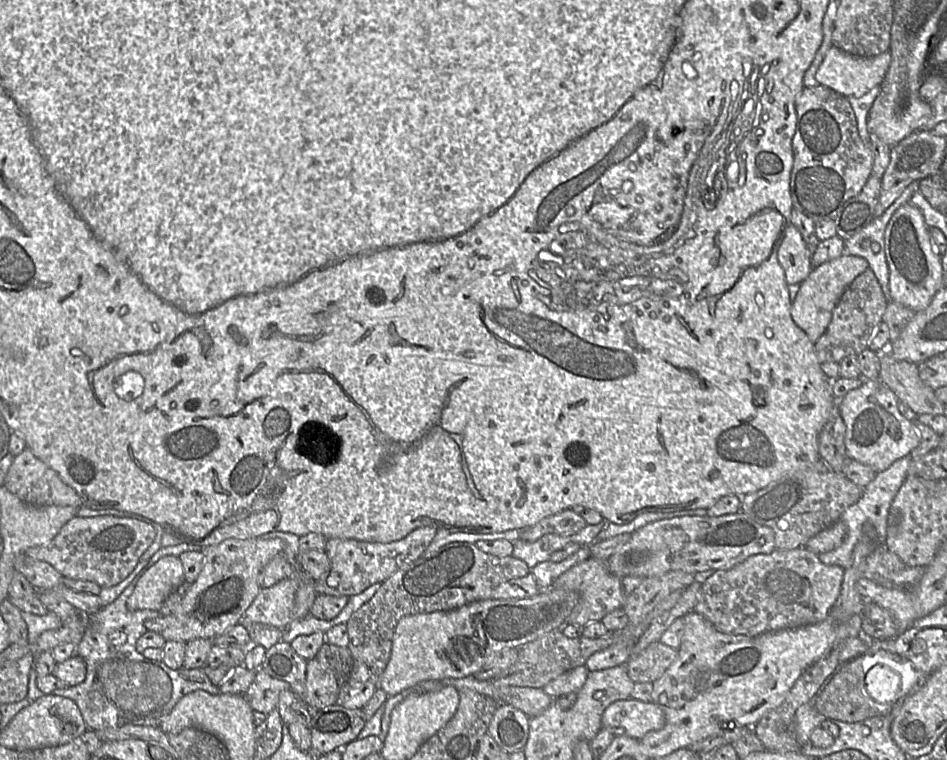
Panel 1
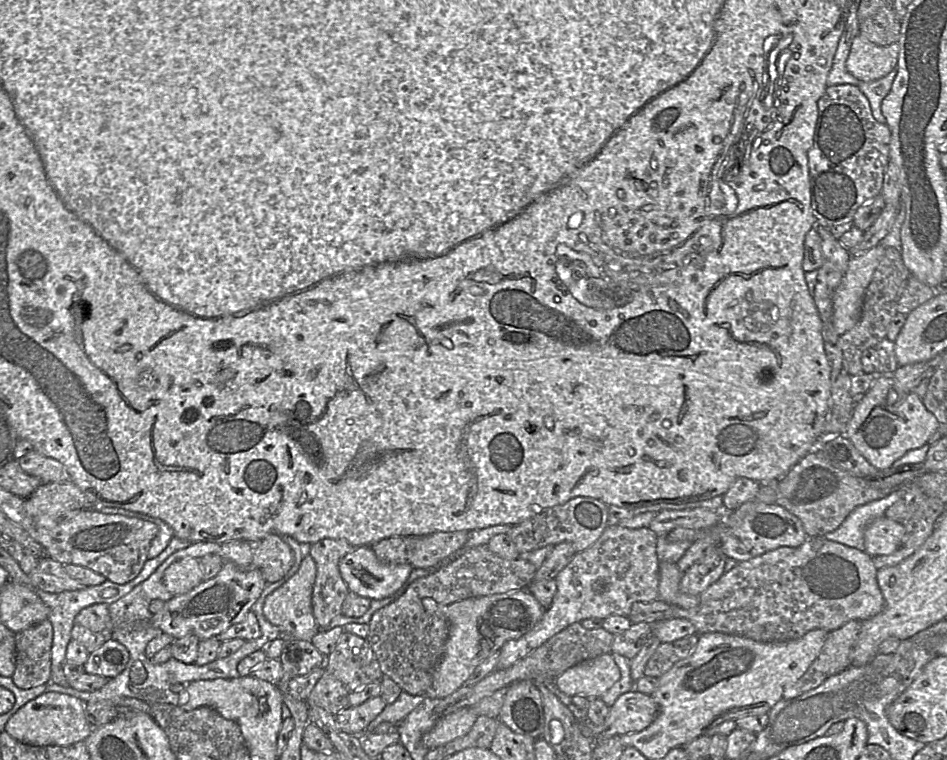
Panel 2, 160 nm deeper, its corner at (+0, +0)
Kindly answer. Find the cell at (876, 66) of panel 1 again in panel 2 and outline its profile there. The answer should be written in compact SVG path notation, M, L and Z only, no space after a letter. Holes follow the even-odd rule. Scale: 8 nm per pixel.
M862 36L853 39L845 66L860 81L883 78L897 67L899 44L879 46Z

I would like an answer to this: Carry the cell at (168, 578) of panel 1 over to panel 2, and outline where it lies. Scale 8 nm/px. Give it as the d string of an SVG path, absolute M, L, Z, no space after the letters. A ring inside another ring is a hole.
M182 558L173 562L163 575L163 583L173 596L186 594L202 581L203 572L196 558Z

